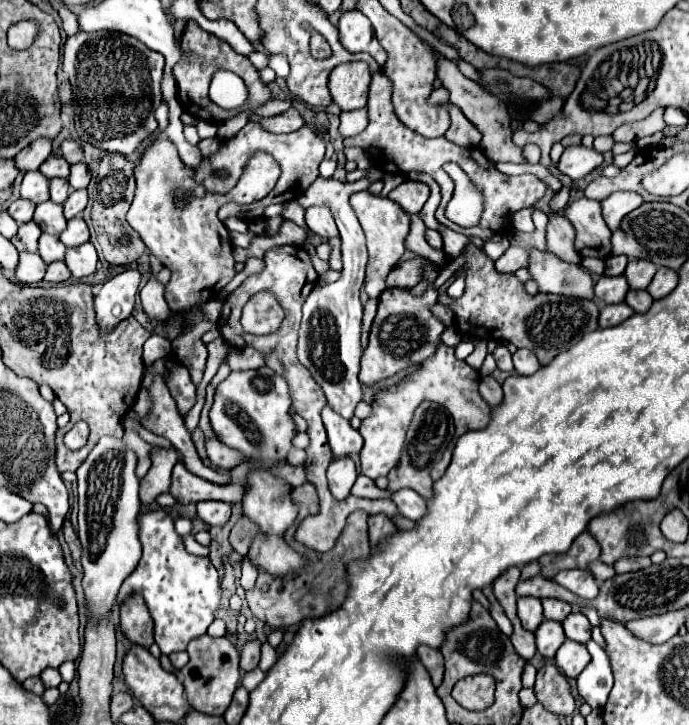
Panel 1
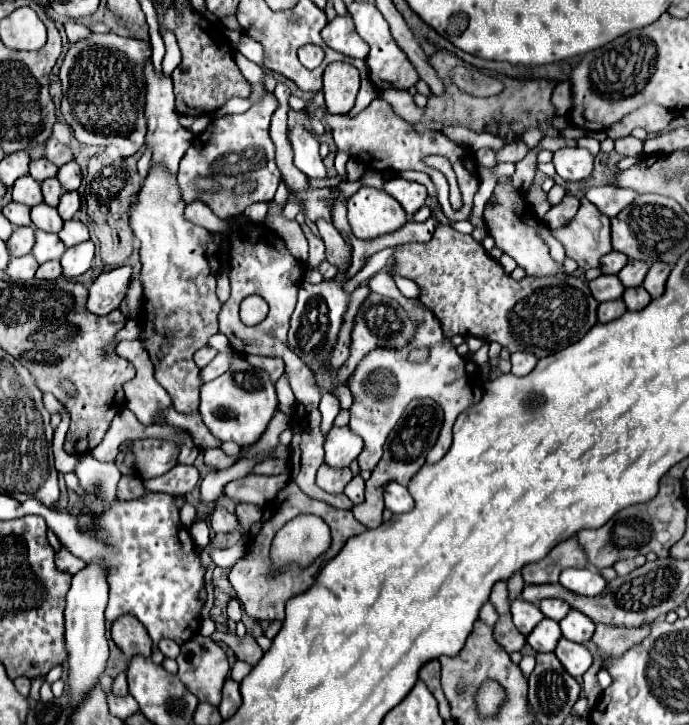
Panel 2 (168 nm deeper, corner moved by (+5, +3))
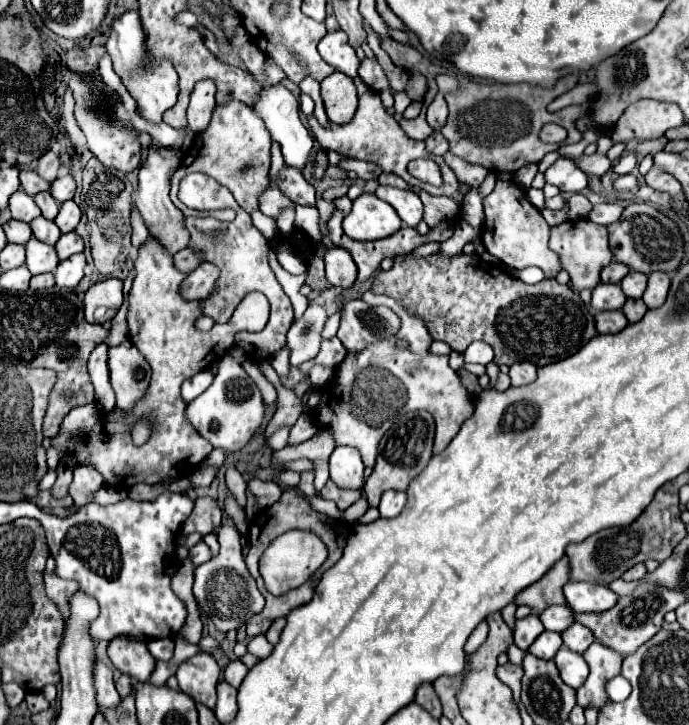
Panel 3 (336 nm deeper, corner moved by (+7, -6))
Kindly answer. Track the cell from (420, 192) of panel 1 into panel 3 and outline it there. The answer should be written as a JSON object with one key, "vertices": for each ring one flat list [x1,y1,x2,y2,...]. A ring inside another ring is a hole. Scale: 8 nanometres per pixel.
{"vertices":[[379,185,375,195,379,199,387,201,397,211,401,221,407,223,409,227,417,227,421,223,421,219,423,219,423,203,413,191,407,191,407,189,403,191,403,189,397,189,397,187]]}

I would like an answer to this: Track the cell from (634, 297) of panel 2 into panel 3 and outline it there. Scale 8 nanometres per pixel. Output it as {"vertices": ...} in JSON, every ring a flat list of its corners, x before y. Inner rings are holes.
{"vertices":[[627,299,625,307,623,307,623,313,627,315,629,323,637,323,637,321,643,319,643,315,647,313,647,307,643,305,641,299]]}

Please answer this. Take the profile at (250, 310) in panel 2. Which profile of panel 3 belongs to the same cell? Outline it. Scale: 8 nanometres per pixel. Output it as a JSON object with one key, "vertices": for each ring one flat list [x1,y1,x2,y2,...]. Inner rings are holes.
{"vertices":[[147,239,141,247,139,257,135,259,135,271,137,275,129,291,127,327,131,341,151,365,149,387,133,409,121,411,121,421,111,421,109,415,101,415,89,433,57,433,51,439,51,445,61,453,57,481,51,487,51,495,55,499,65,499,69,495,73,471,79,465,91,465,97,469,103,475,105,487,113,487,117,491,129,491,137,483,155,485,163,479,191,475,207,459,213,447,203,437,197,437,197,431,185,421,185,401,179,393,181,383,187,377,211,367,235,345,233,323,237,325,237,331,261,331,267,325,269,301,261,293,249,293,225,325,215,325,207,333,197,331,193,323,201,317,199,301,185,301,179,295,179,283,187,275,173,267,171,255,157,247,157,241],[161,301,167,301,167,307,163,307],[139,419,149,419,153,429,151,437,137,447,131,439,131,427]]}

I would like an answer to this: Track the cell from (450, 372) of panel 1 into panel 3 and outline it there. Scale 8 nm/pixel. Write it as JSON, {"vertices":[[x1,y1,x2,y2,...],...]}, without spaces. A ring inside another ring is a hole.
{"vertices":[[371,291,363,293,363,301,369,305,389,305,399,319,401,329,395,333,399,339,407,339,415,333,415,341,409,341,409,349,397,349,395,339,389,337,379,343,371,343,359,353,347,353,345,359,335,369,333,381,325,387,321,387,321,401,317,405,317,421,323,427,329,427,335,437,335,445,349,445,355,447,365,465,375,465,377,445,385,433,385,423,395,417,397,413,413,411,413,409,425,409,433,415,437,423,433,451,441,453,449,441,459,431,461,423,473,415,473,399,469,391,461,385,457,373,449,367,445,355,433,355,429,351,433,339,429,337,429,331,425,329,425,323,419,317,413,317,411,313,405,313,397,301,385,295,375,295],[365,421,383,421,381,425,373,427]]}

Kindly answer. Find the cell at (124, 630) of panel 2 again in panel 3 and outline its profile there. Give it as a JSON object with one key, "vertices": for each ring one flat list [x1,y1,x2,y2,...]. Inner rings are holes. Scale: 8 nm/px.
{"vertices":[[115,637,109,643,109,659,111,663,125,675,131,675,137,681,147,681,155,669,155,659,149,653,147,645,141,641]]}

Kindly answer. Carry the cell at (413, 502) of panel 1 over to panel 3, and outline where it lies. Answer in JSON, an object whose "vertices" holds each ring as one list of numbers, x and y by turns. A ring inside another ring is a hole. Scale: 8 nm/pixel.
{"vertices":[[385,491,383,495,381,495,381,501,379,501,379,513,381,513,381,517,397,517,399,513,401,513,401,509,405,507,405,501,407,501,407,497,405,497,405,493,403,491]]}

